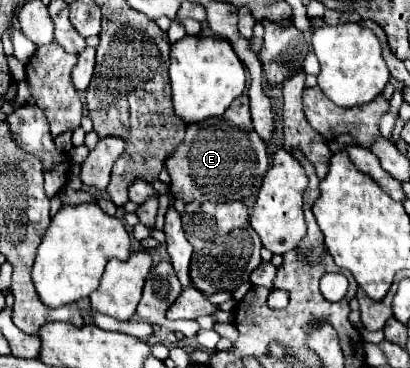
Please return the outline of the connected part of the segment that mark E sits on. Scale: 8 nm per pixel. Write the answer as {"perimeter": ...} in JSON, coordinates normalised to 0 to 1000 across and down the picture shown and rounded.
{"perimeter":[[[588,258],[544,318],[510,318],[490,334],[456,340],[446,389],[402,432],[417,481],[417,524],[451,552],[466,546],[588,546],[627,524],[641,476],[656,459],[651,394],[637,383],[612,334],[607,264]]]}

